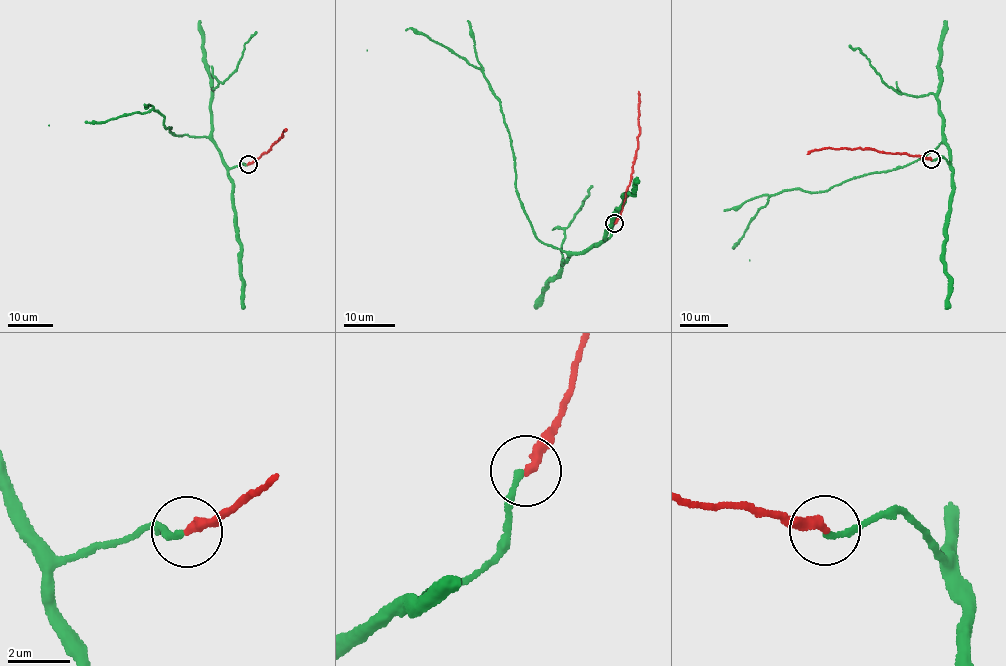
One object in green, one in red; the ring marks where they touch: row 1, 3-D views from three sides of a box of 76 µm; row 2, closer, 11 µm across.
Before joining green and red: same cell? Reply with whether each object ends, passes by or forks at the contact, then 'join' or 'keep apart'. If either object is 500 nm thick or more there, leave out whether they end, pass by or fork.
green ends; red ends; join

